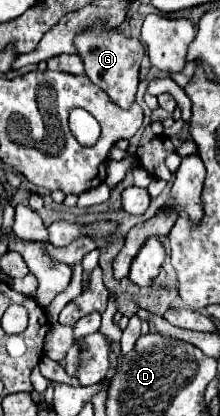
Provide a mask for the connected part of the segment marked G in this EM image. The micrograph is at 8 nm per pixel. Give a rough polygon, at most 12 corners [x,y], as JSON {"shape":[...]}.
{"shape":[[116,30],[74,40],[86,76],[118,106],[136,98],[144,46]]}

